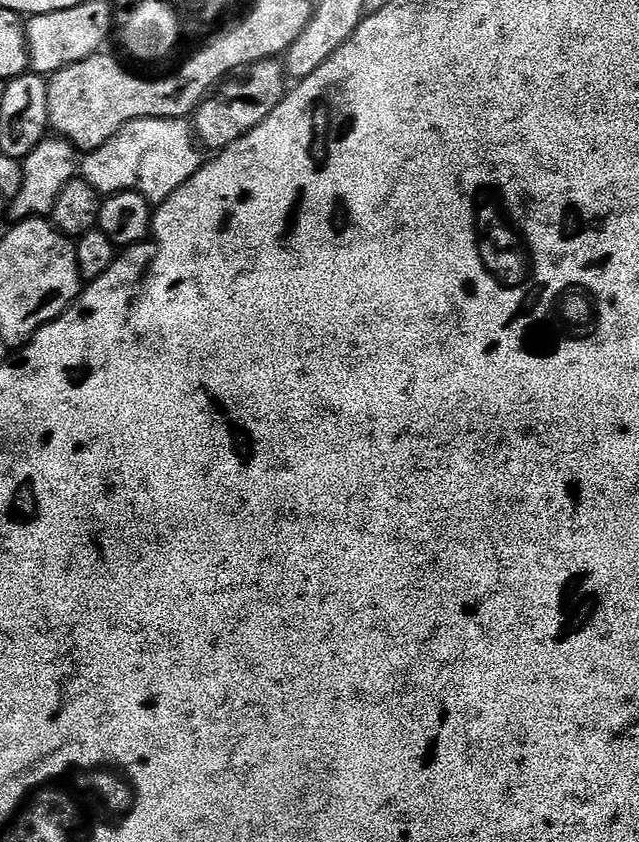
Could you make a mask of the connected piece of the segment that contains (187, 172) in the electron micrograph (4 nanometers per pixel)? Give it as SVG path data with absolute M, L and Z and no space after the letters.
M187 119L132 120L114 138L83 157L82 179L105 197L116 192L140 192L149 204L158 206L202 167L199 151L193 125Z

